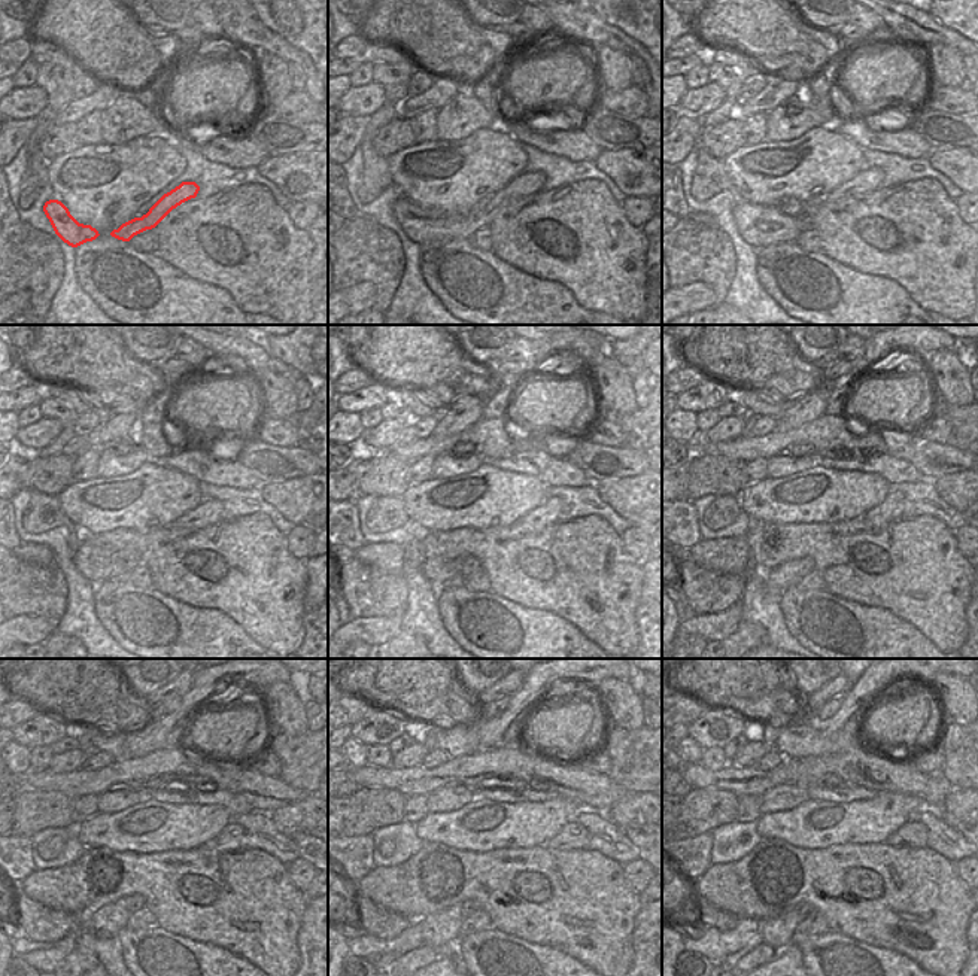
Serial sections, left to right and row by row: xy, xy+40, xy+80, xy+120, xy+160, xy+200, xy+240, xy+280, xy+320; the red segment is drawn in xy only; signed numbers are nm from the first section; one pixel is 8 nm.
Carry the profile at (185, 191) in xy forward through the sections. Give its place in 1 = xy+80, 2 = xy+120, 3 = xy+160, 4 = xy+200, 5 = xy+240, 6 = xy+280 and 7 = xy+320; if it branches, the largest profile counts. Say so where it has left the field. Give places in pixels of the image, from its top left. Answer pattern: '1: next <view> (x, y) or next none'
1: next xy+80 (759, 225)
2: next xy+120 (94, 562)
3: next xy+160 (550, 511)
4: next xy+200 (892, 507)
5: next xy+240 (228, 839)
6: next xy+280 (573, 836)
7: next xy+320 (913, 833)

